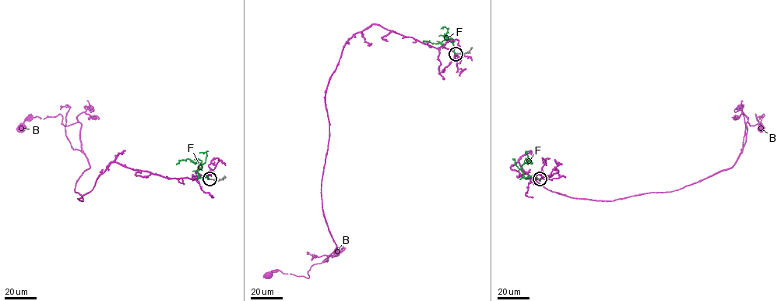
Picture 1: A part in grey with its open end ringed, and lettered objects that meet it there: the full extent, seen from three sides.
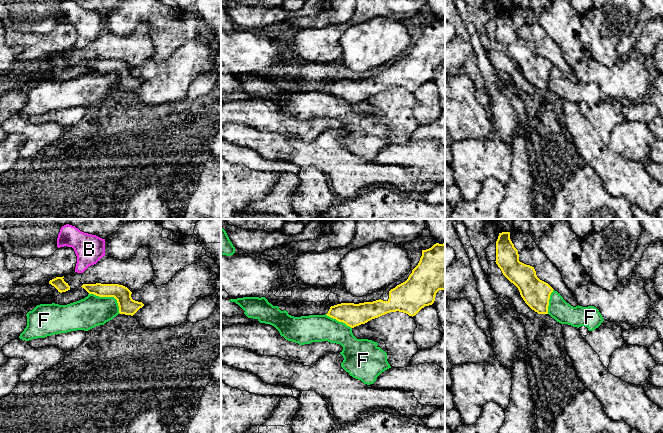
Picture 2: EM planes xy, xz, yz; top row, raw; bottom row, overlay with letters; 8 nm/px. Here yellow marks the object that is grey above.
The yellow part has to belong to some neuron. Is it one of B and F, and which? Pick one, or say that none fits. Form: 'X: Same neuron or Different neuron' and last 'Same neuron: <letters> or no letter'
B: Same neuron
F: Different neuron
Same neuron: B

